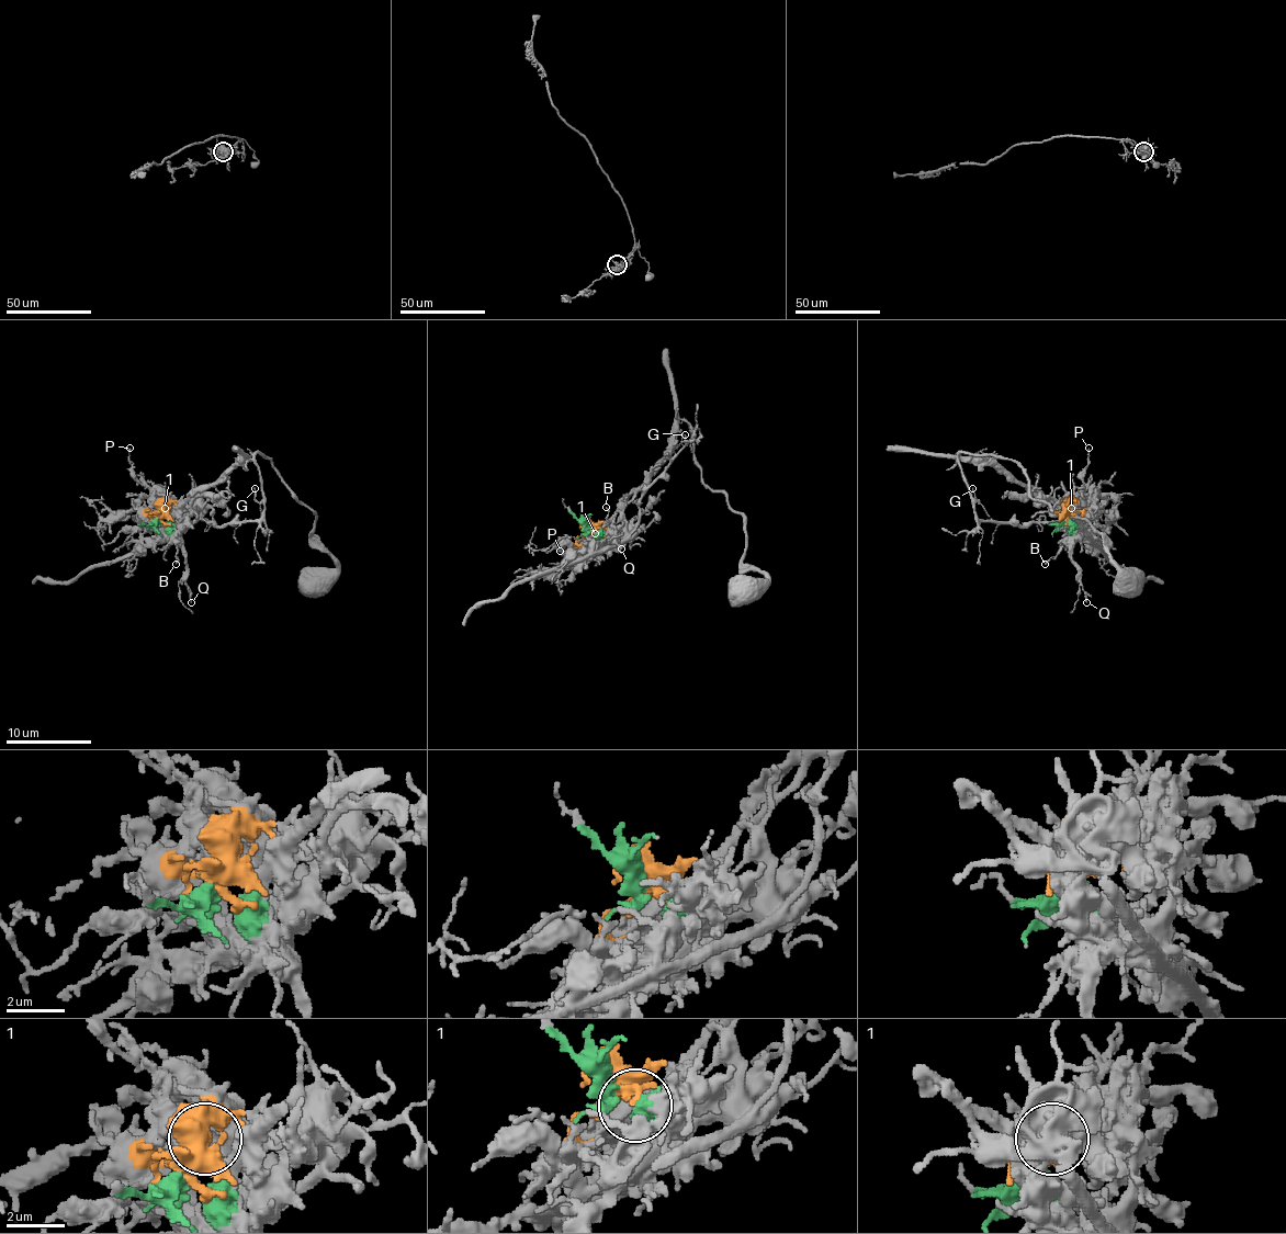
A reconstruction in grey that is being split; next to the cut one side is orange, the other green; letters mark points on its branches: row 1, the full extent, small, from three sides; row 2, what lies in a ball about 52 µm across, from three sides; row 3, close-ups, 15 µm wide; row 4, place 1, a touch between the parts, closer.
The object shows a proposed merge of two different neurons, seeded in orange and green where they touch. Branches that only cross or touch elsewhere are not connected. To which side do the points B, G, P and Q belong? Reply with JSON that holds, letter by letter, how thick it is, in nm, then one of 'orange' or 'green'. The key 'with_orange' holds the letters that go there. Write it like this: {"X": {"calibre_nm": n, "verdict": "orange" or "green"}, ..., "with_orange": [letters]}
{"B": {"calibre_nm": 140, "verdict": "green"}, "G": {"calibre_nm": 120, "verdict": "orange"}, "P": {"calibre_nm": 120, "verdict": "green"}, "Q": {"calibre_nm": 80, "verdict": "green"}, "with_orange": ["G"]}

